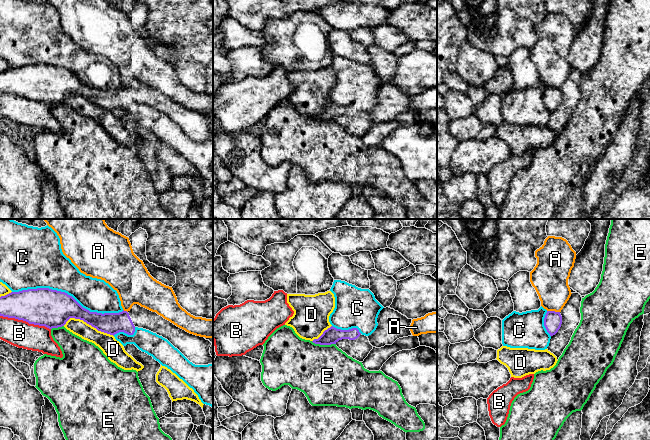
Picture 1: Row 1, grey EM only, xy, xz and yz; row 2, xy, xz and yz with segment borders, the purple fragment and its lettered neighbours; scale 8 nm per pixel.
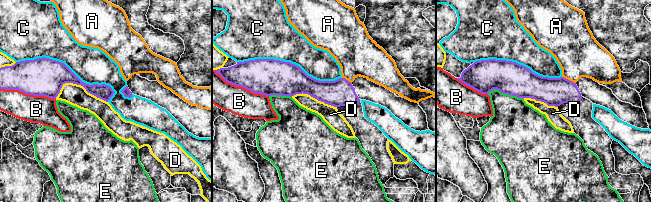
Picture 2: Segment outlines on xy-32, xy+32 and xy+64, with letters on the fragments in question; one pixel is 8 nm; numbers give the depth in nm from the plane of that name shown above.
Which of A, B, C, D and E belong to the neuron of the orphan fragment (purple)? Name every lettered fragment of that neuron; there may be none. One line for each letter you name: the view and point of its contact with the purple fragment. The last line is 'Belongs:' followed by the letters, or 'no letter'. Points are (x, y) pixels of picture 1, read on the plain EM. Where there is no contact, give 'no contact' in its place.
Belongs: no letter

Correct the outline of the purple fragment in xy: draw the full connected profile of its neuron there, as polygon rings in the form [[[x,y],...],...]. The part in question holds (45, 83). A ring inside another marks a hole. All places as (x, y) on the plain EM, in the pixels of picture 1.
[[[37,64],[1,72],[0,92],[49,105],[62,103],[70,94],[75,94],[113,112],[119,108],[133,111],[136,103],[143,104],[167,115],[193,140],[213,140],[209,116],[186,108],[138,80],[134,80],[128,88],[102,90],[83,84],[65,68]]]

